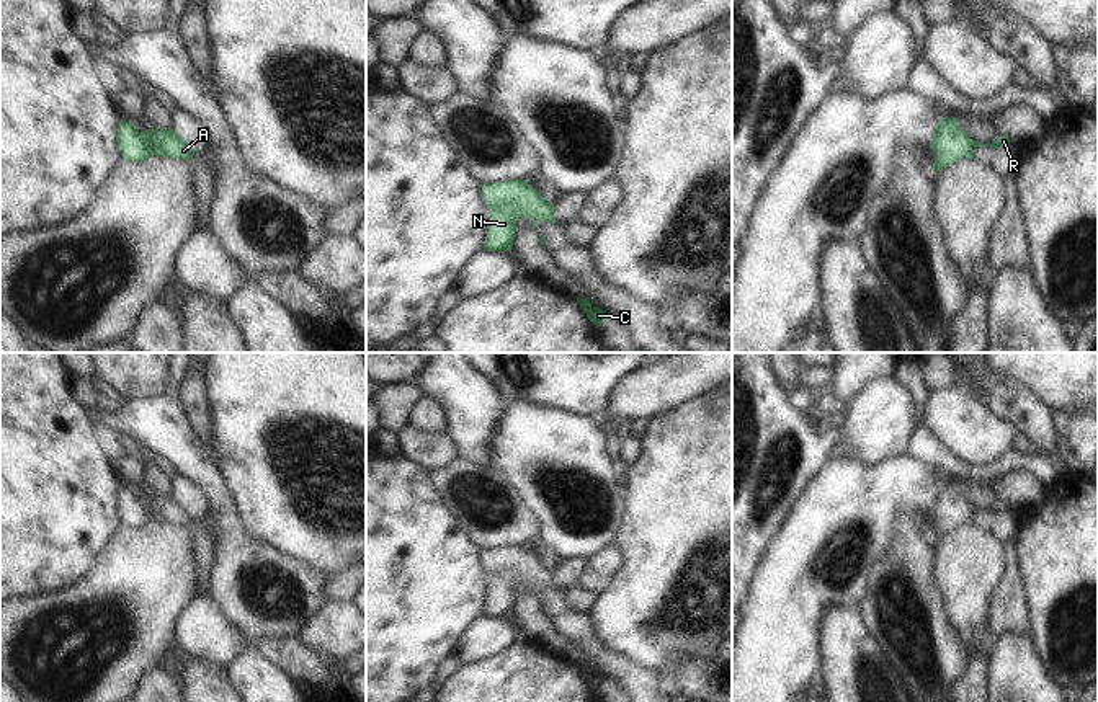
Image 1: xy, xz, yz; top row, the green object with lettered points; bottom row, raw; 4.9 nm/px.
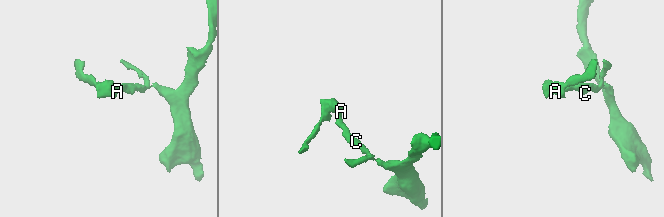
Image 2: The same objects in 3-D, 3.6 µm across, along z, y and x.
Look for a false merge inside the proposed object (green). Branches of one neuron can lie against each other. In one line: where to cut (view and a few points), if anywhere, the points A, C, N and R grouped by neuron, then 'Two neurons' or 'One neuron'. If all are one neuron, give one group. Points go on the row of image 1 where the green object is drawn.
No split. Groups: A C N R. One neuron.

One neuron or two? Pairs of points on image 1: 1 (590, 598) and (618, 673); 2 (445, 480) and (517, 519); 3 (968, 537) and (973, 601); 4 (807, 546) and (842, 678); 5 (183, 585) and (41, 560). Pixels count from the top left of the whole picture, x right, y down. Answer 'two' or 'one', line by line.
1: two
2: one
3: one
4: two
5: two

